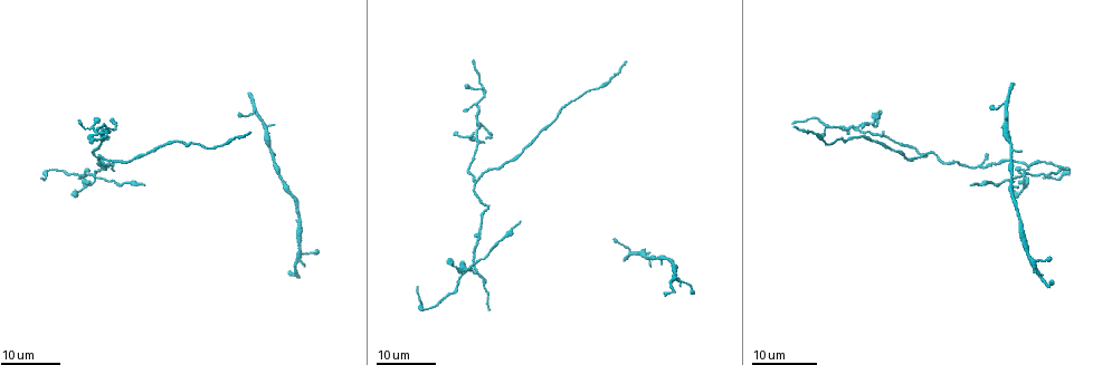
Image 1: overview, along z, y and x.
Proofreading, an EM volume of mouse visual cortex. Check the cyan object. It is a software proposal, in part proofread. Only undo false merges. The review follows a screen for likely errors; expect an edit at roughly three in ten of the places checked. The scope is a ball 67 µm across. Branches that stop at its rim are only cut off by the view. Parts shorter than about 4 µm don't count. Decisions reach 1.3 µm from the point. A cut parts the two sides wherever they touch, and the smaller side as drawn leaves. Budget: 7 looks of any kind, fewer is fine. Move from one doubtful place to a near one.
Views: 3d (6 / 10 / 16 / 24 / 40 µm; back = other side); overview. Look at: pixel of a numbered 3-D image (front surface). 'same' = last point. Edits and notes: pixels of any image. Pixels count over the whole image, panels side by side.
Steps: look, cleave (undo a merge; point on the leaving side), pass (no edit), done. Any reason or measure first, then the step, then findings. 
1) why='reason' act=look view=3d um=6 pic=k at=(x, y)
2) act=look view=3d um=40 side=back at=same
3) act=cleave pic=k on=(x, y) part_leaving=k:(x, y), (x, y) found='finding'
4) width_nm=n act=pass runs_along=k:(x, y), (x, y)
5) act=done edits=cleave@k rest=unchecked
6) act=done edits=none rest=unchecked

why='four or more arms meet' act=look view=3d um=16 pic=1 at=(94, 178)

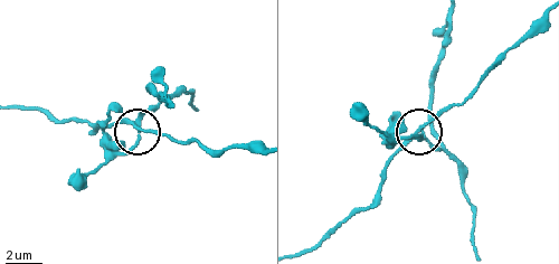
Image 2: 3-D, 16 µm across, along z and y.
why='zoom in' act=look view=3d um=10 pic=2 at=(138, 137)

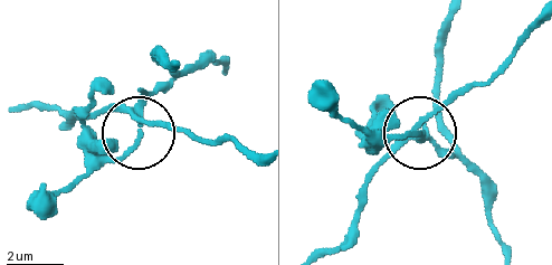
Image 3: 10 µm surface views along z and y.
width_nm=190 act=cleave pic=3 on=(160, 122) part_leaving=3:(409, 139), (370, 179), (353, 230), (317, 254) found='two neurons meet here'

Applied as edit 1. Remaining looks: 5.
act=look view=overview

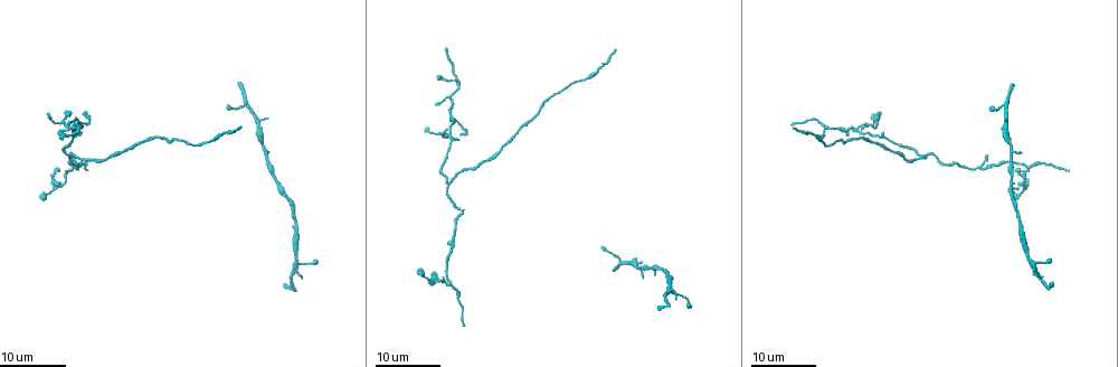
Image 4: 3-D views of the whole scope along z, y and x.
act=look view=3d um=24 pic=4 at=(449, 113)

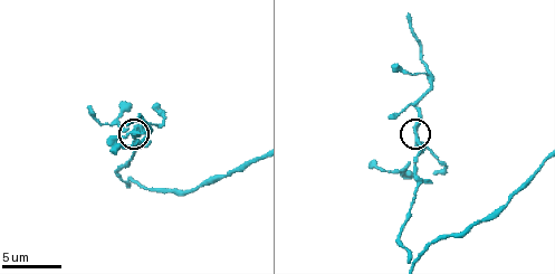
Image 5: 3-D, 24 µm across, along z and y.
why='zoom in' act=look view=3d um=6 pic=5 at=(417, 135)

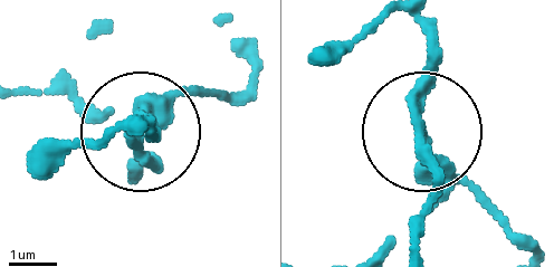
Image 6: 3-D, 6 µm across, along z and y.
why='other side' act=look view=3d um=6 side=back at=same

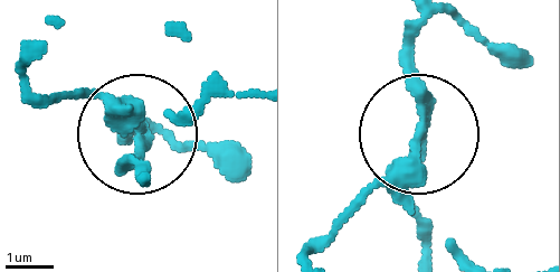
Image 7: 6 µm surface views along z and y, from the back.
act=pass found='one neuron here'

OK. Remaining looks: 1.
act=done edits=cleave@3 rest=unchecked

